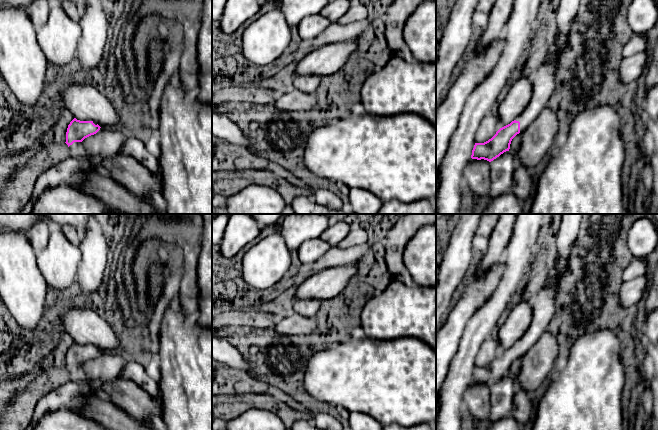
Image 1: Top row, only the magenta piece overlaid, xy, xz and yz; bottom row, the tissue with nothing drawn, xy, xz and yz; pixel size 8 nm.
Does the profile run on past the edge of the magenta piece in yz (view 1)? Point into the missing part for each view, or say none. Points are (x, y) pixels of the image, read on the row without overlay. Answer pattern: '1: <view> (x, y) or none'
1: yz (544, 306)

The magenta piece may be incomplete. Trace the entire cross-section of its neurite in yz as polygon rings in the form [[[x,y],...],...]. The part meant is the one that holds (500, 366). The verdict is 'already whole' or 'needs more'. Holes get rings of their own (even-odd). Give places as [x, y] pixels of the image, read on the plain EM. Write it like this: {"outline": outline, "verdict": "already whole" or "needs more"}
{"outline": [[[551,284],[543,285],[536,295],[533,316],[525,334],[510,348],[500,352],[496,358],[484,367],[475,367],[472,383],[493,385],[509,375],[512,363],[523,357],[547,330],[556,312],[555,294]]], "verdict": "needs more"}

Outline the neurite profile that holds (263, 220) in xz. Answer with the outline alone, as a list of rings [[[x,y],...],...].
[[[251,214],[260,228],[265,228],[268,225],[275,224],[281,217],[287,214]]]

